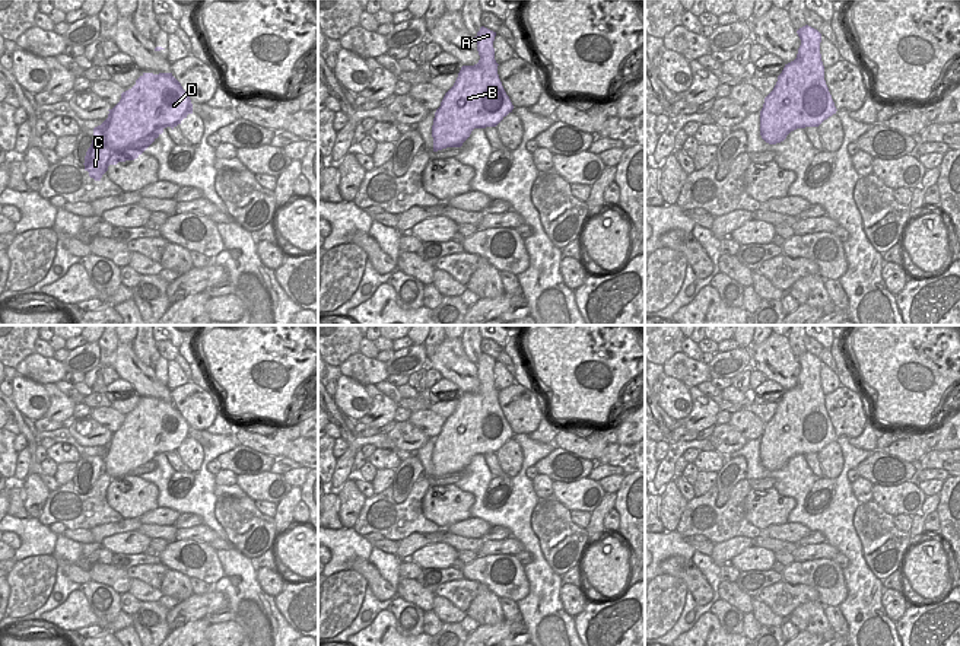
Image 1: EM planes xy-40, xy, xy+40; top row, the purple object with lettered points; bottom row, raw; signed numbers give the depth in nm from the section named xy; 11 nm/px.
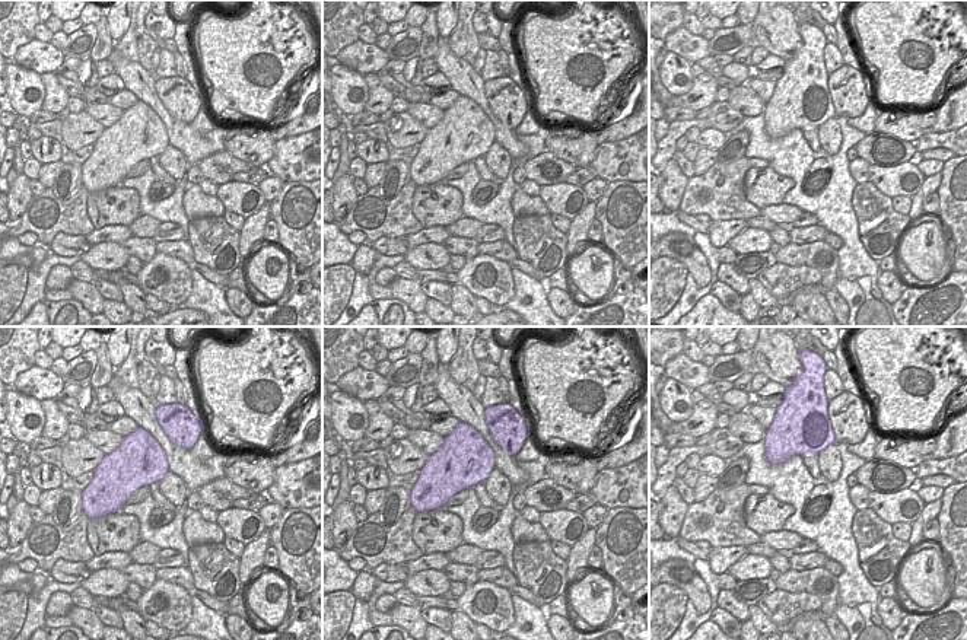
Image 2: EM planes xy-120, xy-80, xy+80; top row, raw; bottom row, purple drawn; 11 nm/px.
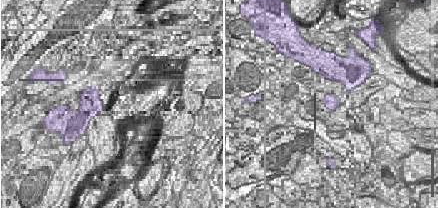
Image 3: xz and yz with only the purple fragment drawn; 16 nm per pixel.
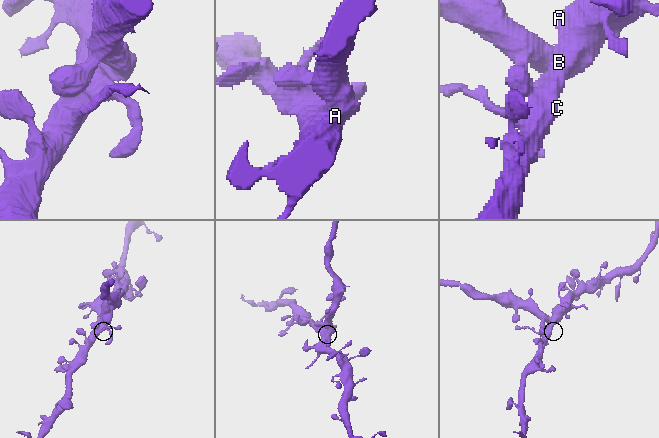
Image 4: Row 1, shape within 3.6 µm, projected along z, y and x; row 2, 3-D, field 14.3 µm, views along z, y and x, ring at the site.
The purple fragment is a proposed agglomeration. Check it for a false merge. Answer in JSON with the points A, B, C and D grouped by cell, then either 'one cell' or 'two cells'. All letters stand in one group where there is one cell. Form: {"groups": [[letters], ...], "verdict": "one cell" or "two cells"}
{"groups": [["A", "B", "C"], ["D"]], "verdict": "two cells"}

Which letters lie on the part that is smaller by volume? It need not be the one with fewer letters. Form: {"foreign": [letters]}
{"foreign": ["D"]}

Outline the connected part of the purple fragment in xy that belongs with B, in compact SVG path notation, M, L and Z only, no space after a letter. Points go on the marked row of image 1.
M481 26L477 35L477 51L480 60L474 66L462 66L454 86L445 93L441 106L435 112L432 137L433 152L446 147L461 147L470 137L474 128L496 127L502 118L498 117L499 109L492 106L495 99L499 99L498 93L498 63L495 60L495 41L496 32Z

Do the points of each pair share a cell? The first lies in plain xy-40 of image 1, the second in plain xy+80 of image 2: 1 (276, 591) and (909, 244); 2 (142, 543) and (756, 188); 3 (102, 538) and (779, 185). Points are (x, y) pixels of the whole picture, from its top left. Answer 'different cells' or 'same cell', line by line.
1: same cell
2: same cell
3: same cell

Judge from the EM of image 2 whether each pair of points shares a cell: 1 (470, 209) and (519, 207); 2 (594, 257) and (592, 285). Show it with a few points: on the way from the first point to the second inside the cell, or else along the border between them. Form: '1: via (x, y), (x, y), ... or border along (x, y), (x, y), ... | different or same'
1: border along (517, 188), (511, 201), (512, 213) | different
2: via (591, 264), (592, 277) | same

